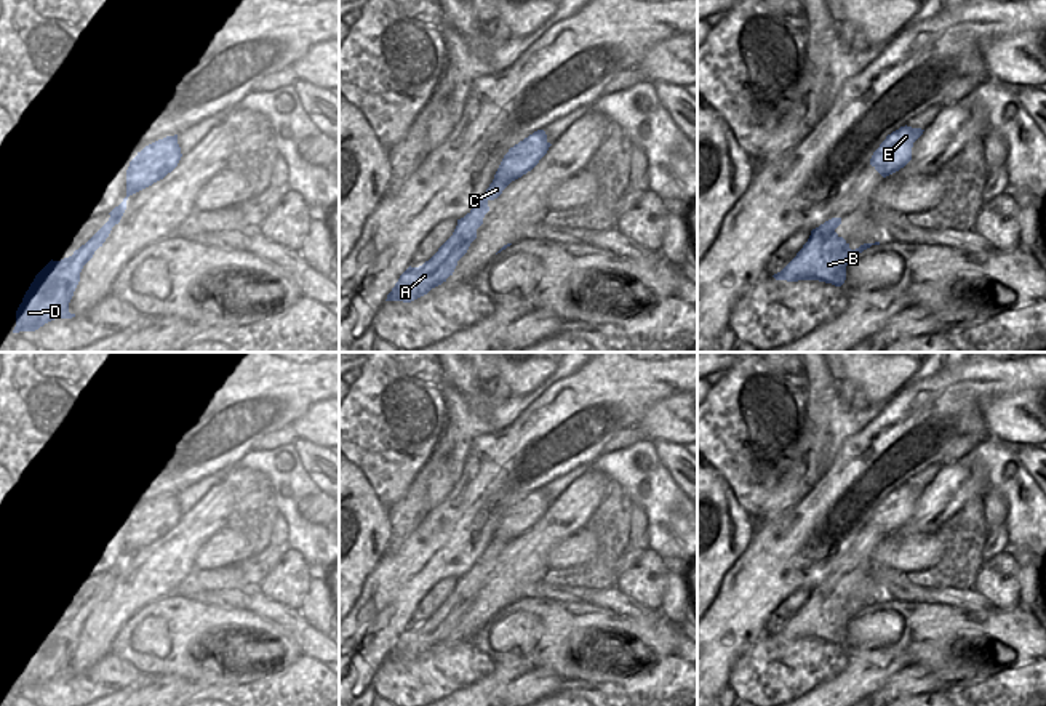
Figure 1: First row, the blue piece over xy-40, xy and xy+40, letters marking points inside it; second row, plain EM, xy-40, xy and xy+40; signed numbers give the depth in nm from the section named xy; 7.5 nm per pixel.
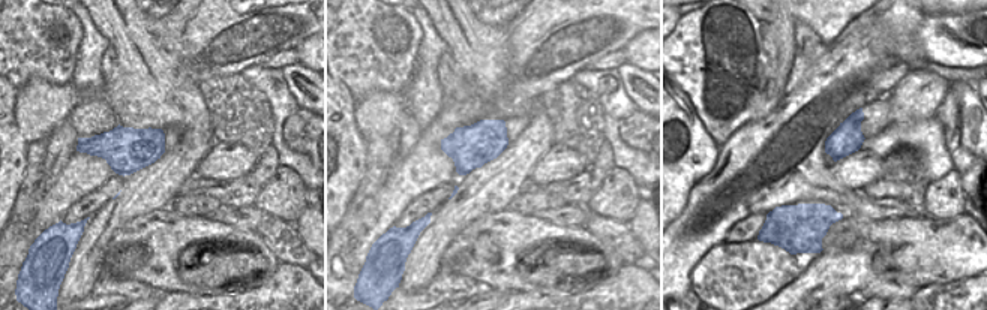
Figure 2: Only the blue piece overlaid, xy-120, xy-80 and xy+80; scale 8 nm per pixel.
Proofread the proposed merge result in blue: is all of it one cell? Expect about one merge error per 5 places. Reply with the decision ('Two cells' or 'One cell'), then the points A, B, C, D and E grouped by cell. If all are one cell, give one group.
Two cells. Groups: A B D / C E.

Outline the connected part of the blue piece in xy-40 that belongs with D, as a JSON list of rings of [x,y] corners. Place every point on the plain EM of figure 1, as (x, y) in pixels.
[[[126,559],[115,565],[109,580],[72,615],[61,620],[50,620],[34,637],[16,669],[13,692],[35,690],[54,677],[72,677],[69,661],[80,640],[83,624],[102,605],[112,586],[120,581],[126,568]]]

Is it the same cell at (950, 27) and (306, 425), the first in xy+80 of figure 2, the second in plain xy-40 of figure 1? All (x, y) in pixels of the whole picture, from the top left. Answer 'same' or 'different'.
same

